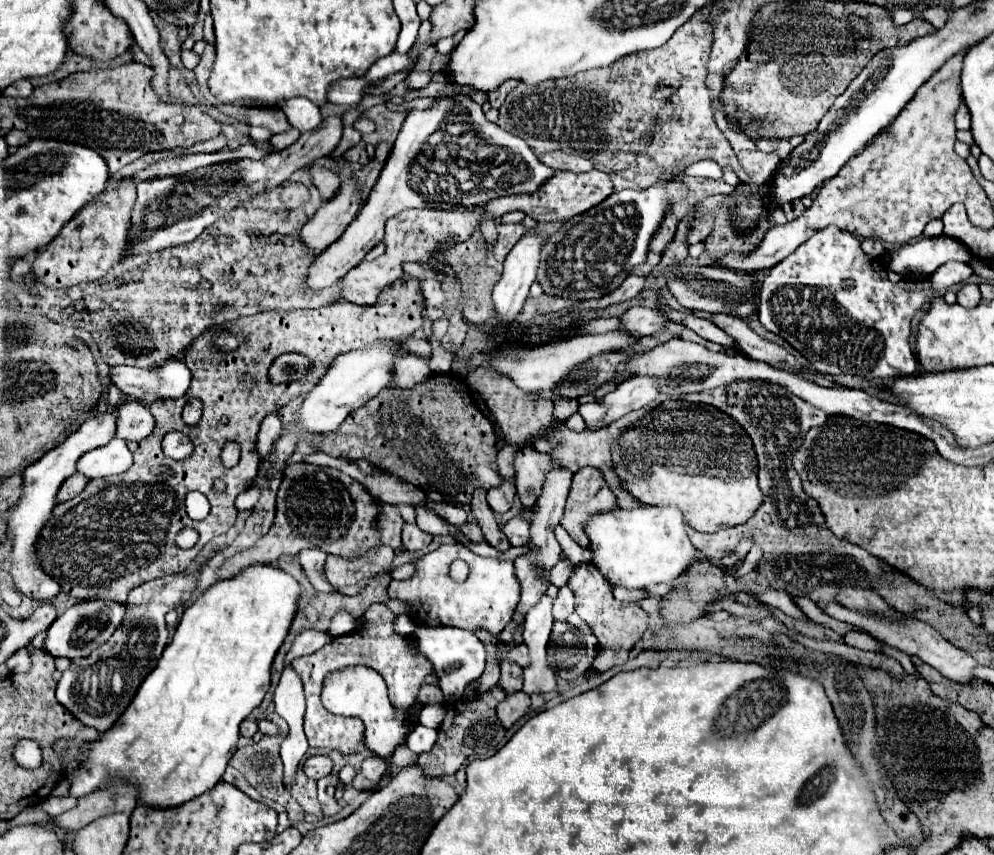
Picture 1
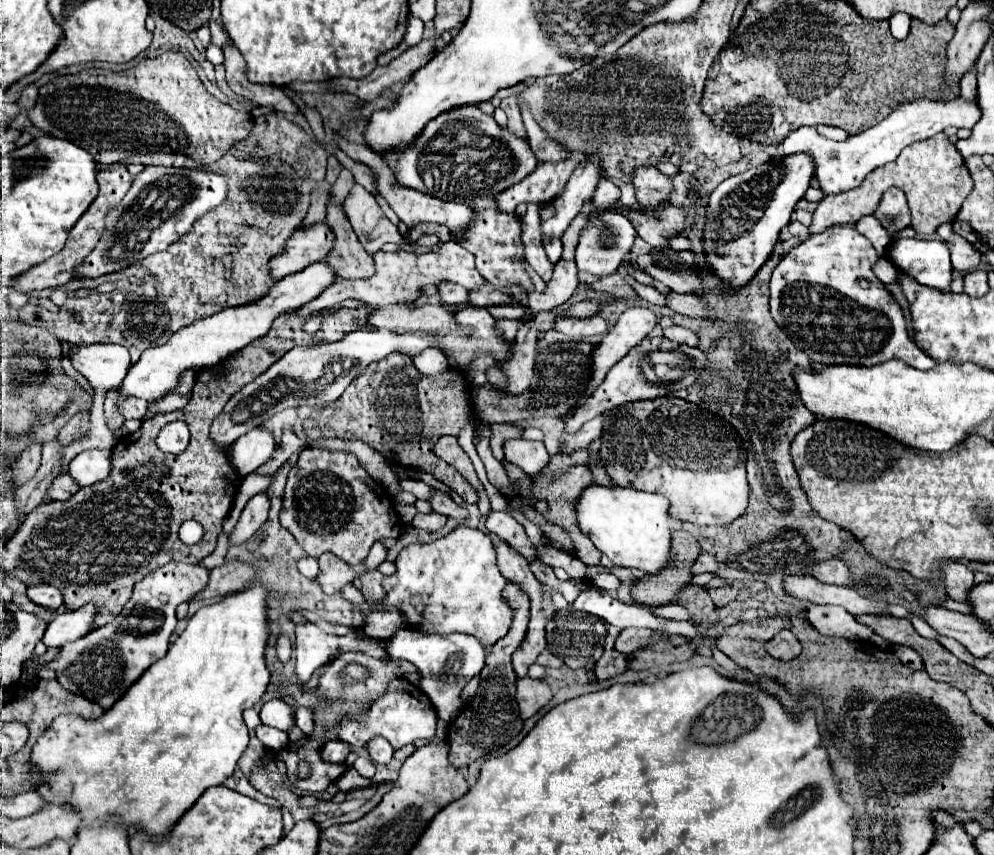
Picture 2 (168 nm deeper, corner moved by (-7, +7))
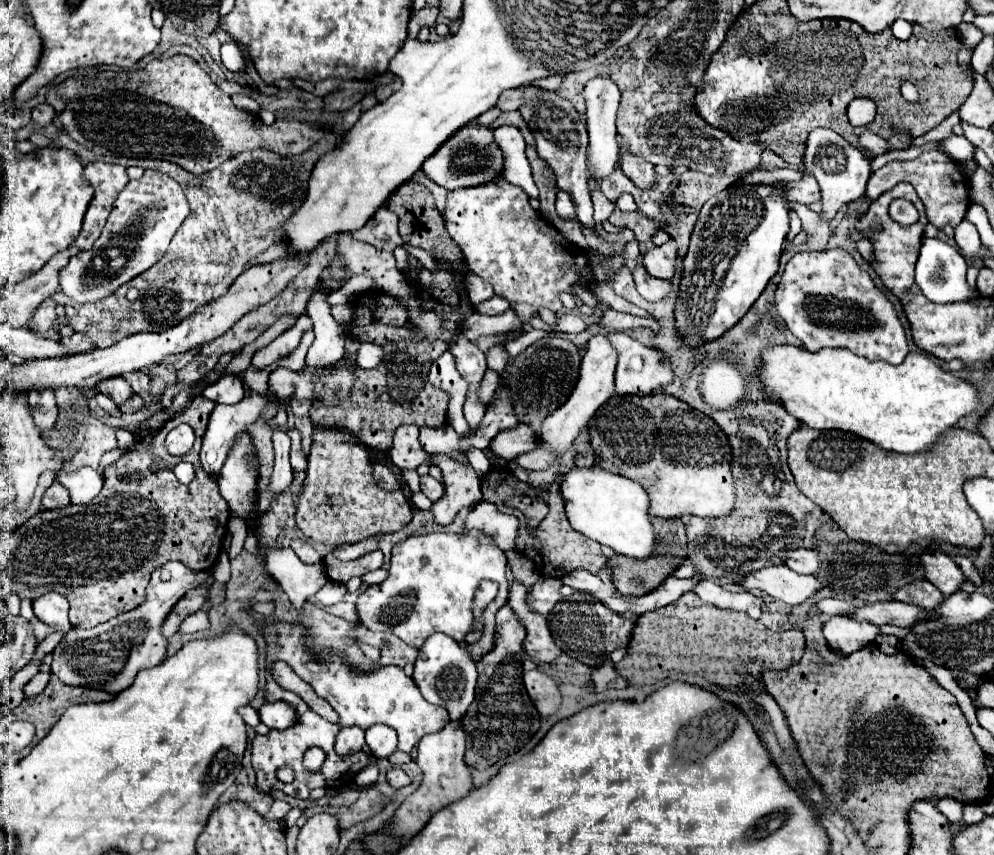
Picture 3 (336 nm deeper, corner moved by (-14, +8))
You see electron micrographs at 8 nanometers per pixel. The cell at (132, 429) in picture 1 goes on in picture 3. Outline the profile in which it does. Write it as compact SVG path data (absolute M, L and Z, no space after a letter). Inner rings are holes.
M122 376L102 380L102 382L98 382L98 384L96 384L96 388L98 388L102 394L110 396L110 398L114 400L114 404L118 404L118 406L120 406L120 404L124 404L124 402L128 402L128 400L134 396L132 386L130 386Z

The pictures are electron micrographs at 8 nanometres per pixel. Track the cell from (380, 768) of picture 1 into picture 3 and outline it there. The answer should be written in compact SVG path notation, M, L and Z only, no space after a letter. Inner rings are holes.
M376 724L366 730L366 744L376 758L388 758L396 750L396 732L386 724Z

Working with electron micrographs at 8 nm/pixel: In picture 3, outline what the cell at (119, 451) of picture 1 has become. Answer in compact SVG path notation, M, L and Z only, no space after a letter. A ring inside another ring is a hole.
M82 466L70 474L60 474L58 482L68 488L74 504L86 504L102 490L102 474L92 466Z

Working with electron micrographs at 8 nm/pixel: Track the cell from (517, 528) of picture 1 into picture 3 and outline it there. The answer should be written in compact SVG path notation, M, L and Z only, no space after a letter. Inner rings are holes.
M480 502L474 506L470 516L466 518L466 530L482 530L484 534L492 536L496 544L504 552L516 552L516 538L518 538L518 528L520 522L516 516L502 514L496 504L492 502Z

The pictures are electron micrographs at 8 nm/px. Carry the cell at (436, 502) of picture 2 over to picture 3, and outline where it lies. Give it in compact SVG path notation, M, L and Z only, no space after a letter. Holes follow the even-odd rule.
M422 476L420 478L422 482L422 492L432 500L432 502L438 502L442 496L444 496L444 484L434 480L432 476Z

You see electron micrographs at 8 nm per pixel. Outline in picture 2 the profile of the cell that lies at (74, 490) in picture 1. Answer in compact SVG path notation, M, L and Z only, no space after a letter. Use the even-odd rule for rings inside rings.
M61 473L53 479L53 483L47 489L47 497L51 501L67 501L77 493L77 485L73 485L73 479L67 473Z

